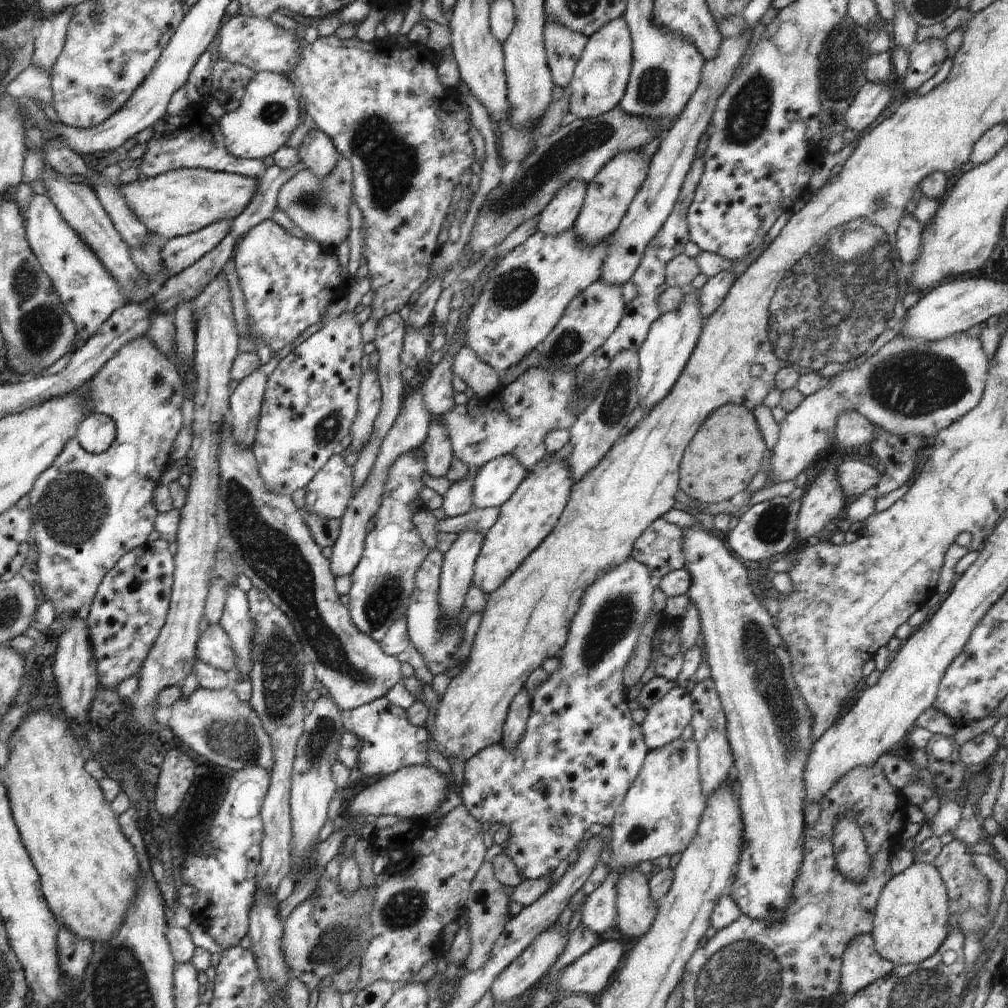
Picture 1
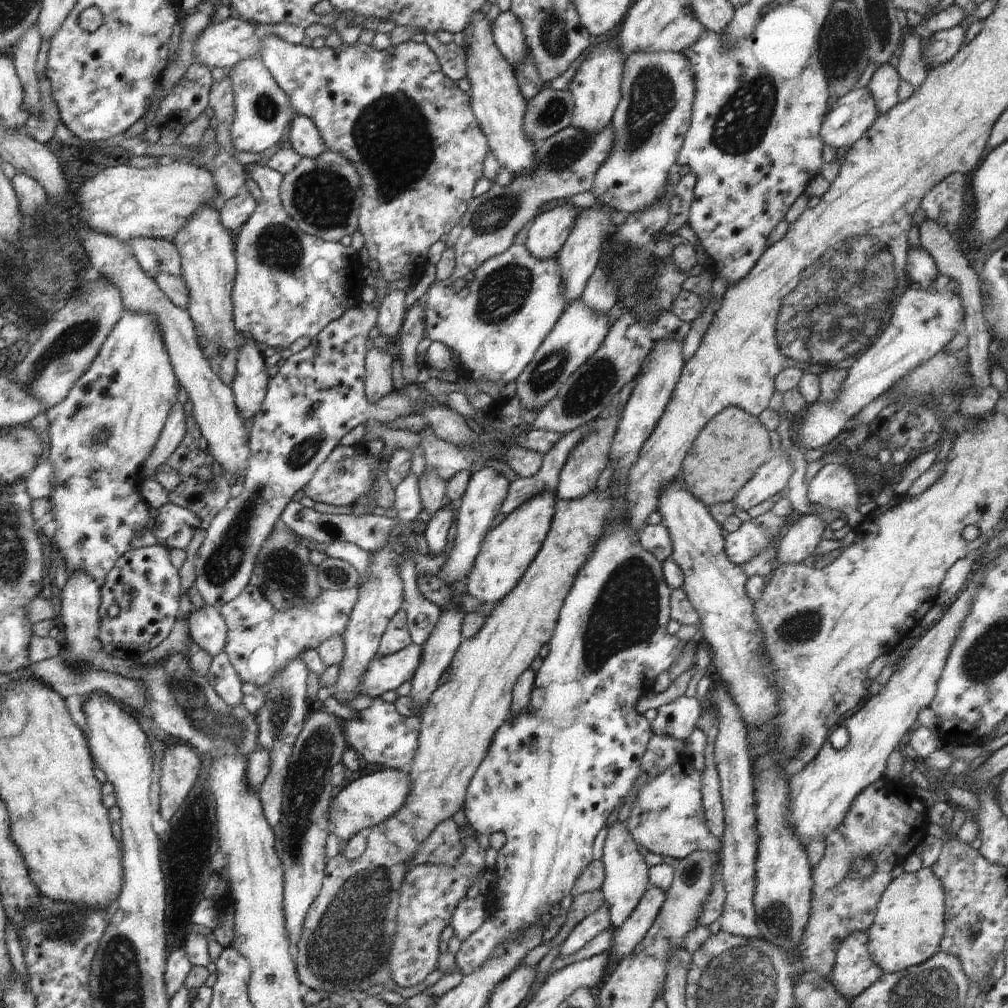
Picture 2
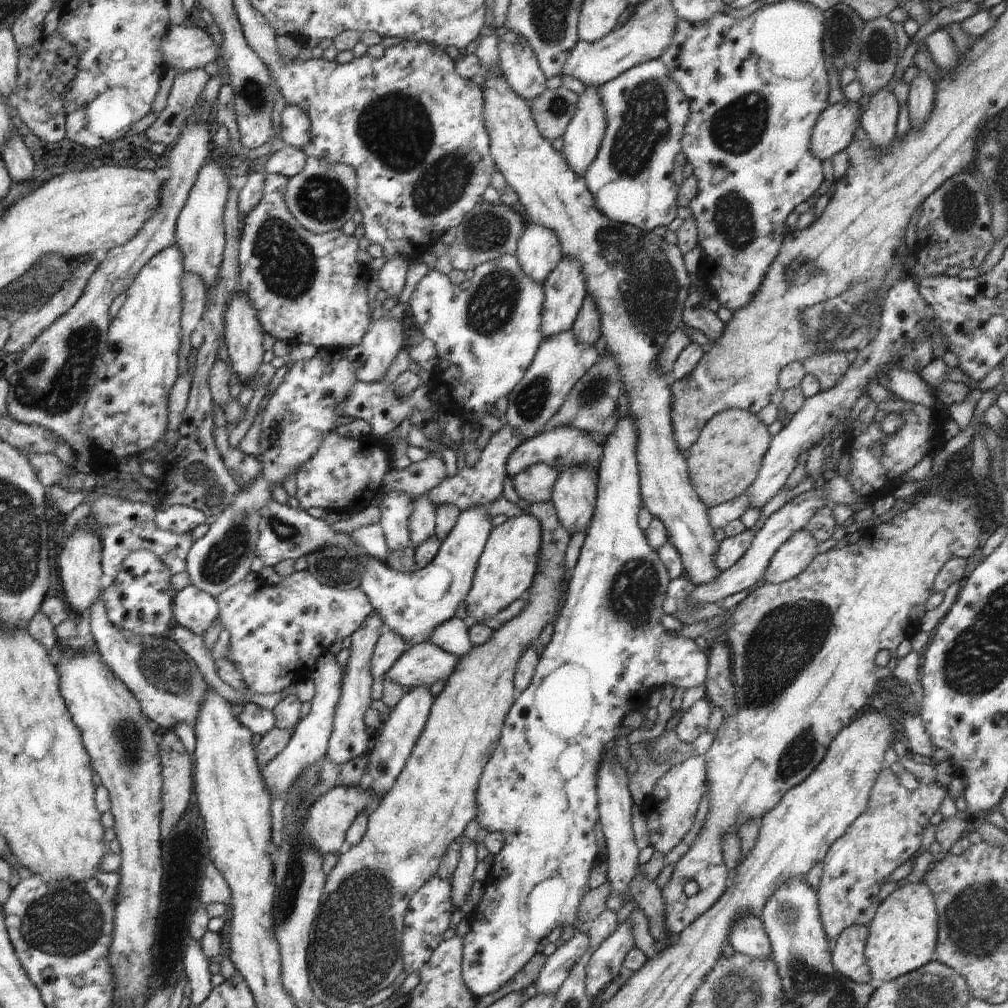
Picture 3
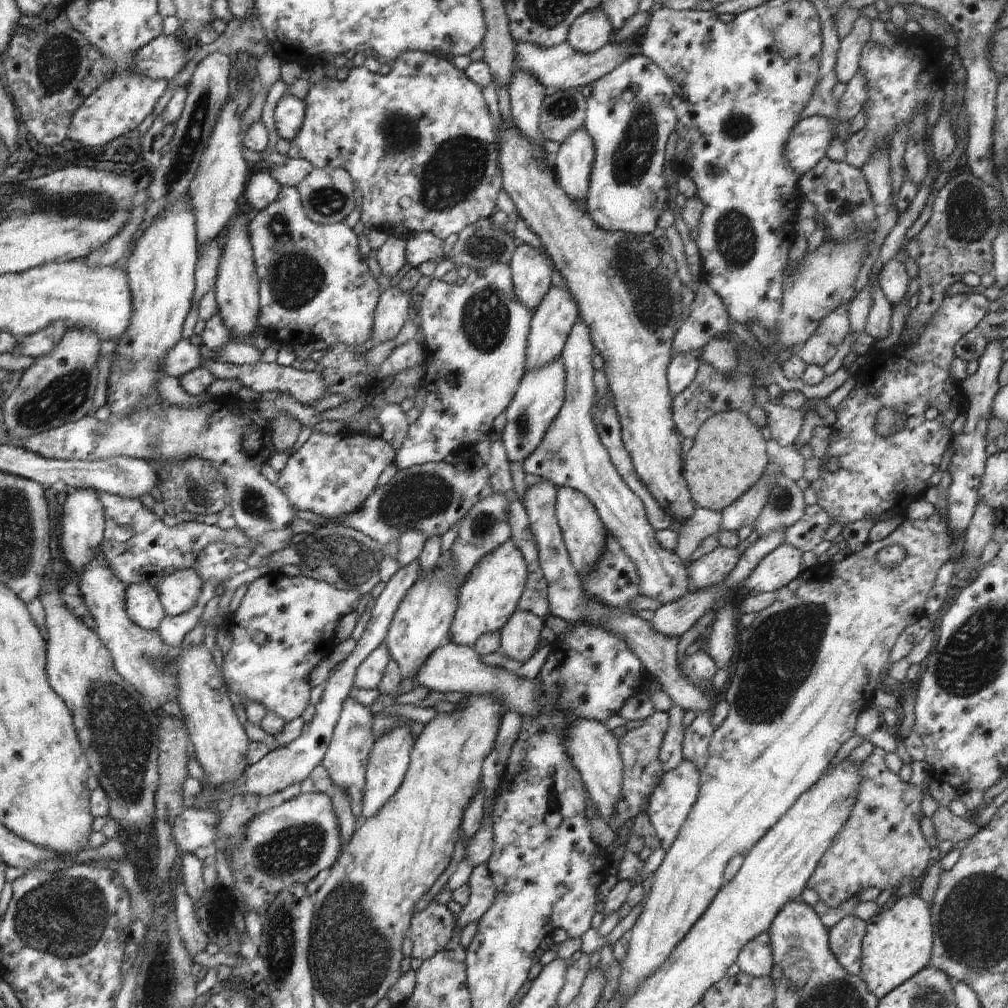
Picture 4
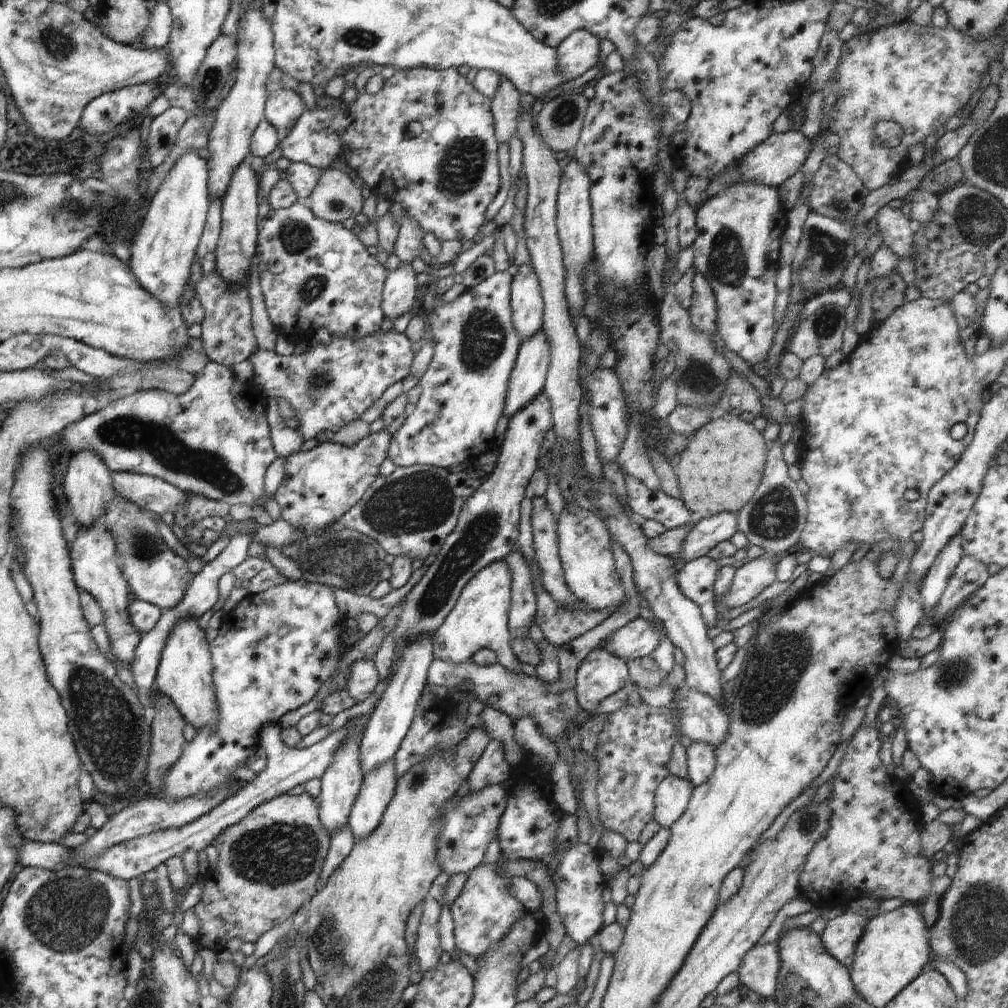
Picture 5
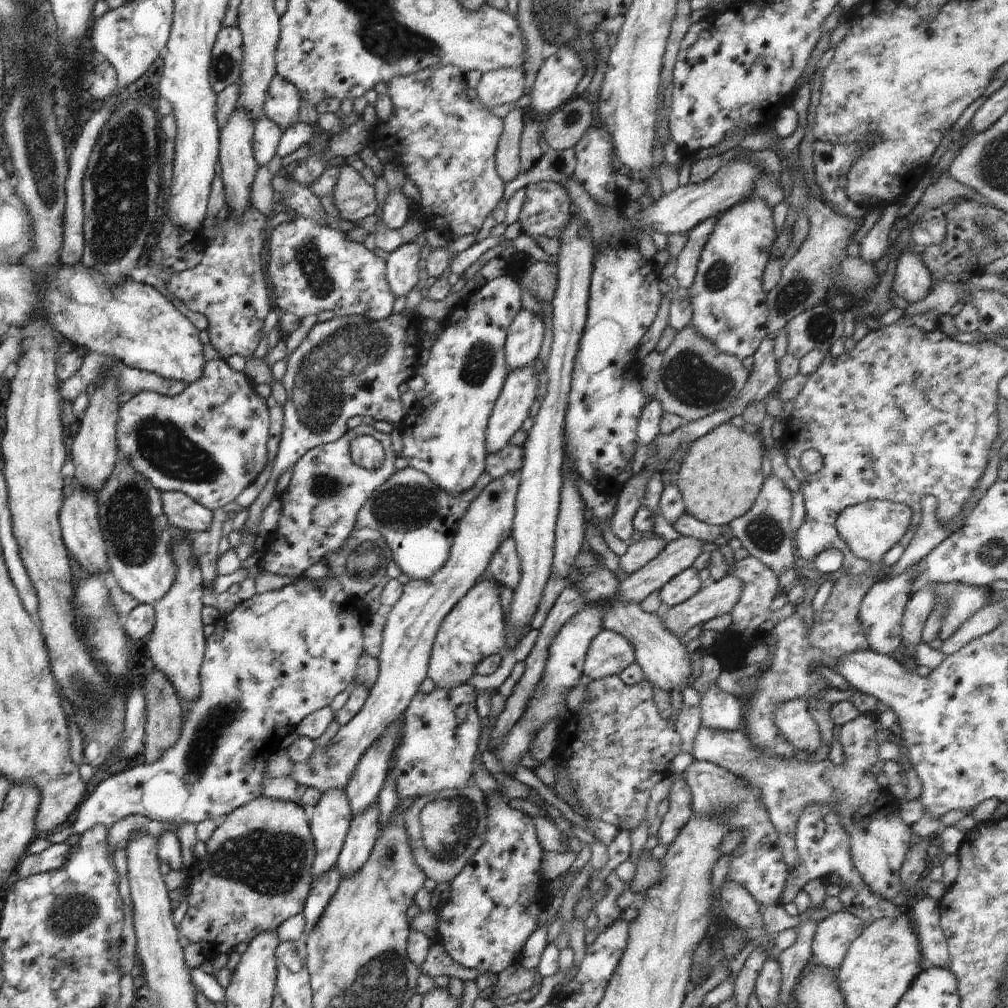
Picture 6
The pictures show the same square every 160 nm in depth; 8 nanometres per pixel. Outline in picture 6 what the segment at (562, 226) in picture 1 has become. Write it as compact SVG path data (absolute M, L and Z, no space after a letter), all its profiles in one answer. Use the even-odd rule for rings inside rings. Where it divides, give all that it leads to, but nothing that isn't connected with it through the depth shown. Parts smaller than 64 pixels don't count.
M522 307L508 329L504 345L509 372L534 364L544 334L546 330L540 316Z

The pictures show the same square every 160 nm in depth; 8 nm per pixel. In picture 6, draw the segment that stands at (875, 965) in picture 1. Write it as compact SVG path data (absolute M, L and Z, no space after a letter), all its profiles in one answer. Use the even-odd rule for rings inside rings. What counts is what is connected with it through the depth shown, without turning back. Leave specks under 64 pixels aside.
M850 911L829 915L817 925L813 936L811 951L814 962L835 971L863 928L863 922Z

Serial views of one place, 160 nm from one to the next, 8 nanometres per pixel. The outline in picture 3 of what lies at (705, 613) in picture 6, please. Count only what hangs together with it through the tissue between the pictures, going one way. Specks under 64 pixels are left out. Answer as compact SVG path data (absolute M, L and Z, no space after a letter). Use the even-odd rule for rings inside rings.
M810 531L795 532L772 557L763 576L765 583L778 584L798 576L818 554L818 545Z

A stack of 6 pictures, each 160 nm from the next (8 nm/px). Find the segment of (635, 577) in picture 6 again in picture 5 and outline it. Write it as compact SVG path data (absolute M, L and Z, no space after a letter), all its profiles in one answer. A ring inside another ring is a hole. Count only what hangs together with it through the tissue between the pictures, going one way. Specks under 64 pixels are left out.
M722 511L717 515L702 518L687 534L683 549L674 557L686 561L707 555L712 548L722 541L727 541L738 532L739 514L736 511Z

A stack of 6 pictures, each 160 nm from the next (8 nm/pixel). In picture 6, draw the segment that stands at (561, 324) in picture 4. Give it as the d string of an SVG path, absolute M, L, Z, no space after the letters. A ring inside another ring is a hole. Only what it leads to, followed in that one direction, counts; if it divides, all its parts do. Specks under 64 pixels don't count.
M534 364L521 369L511 370L506 377L501 393L495 402L492 414L487 424L486 450L488 453L498 452L508 446L508 441L528 418L530 408L536 398L536 388L540 382L539 373L534 369Z

